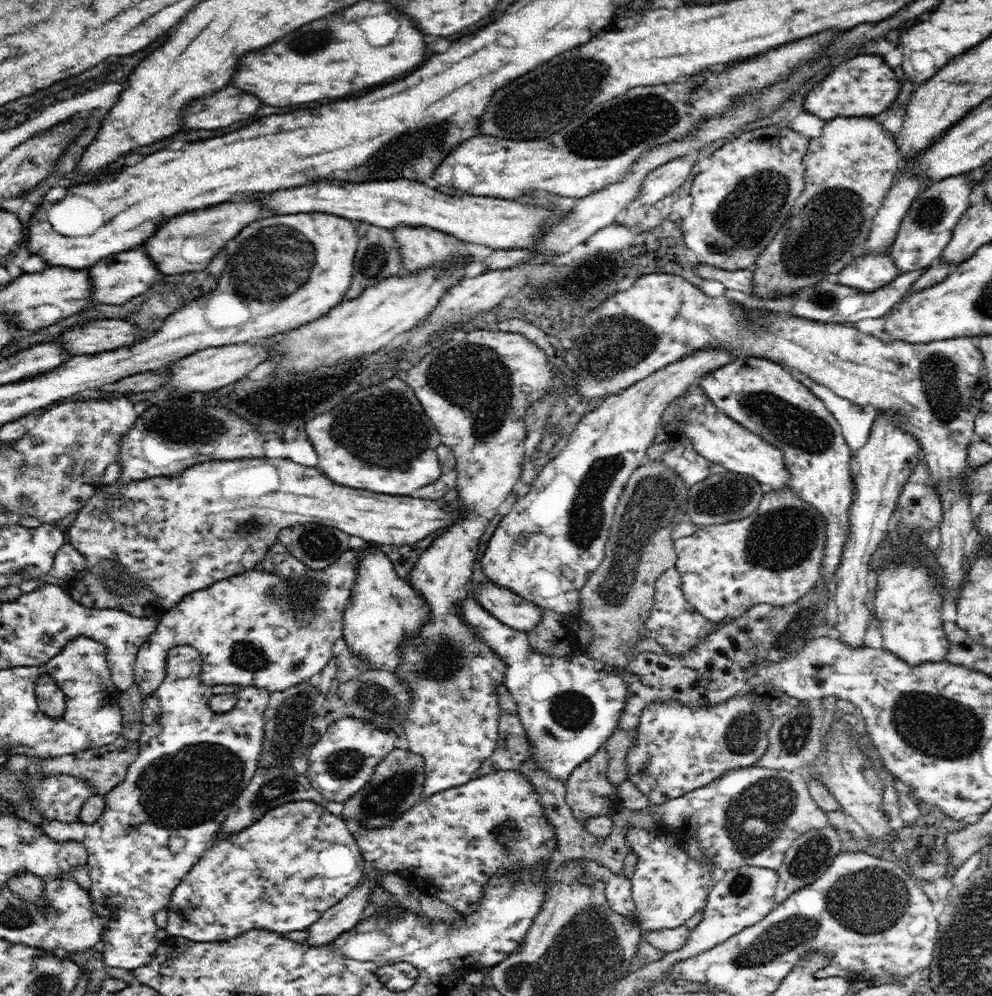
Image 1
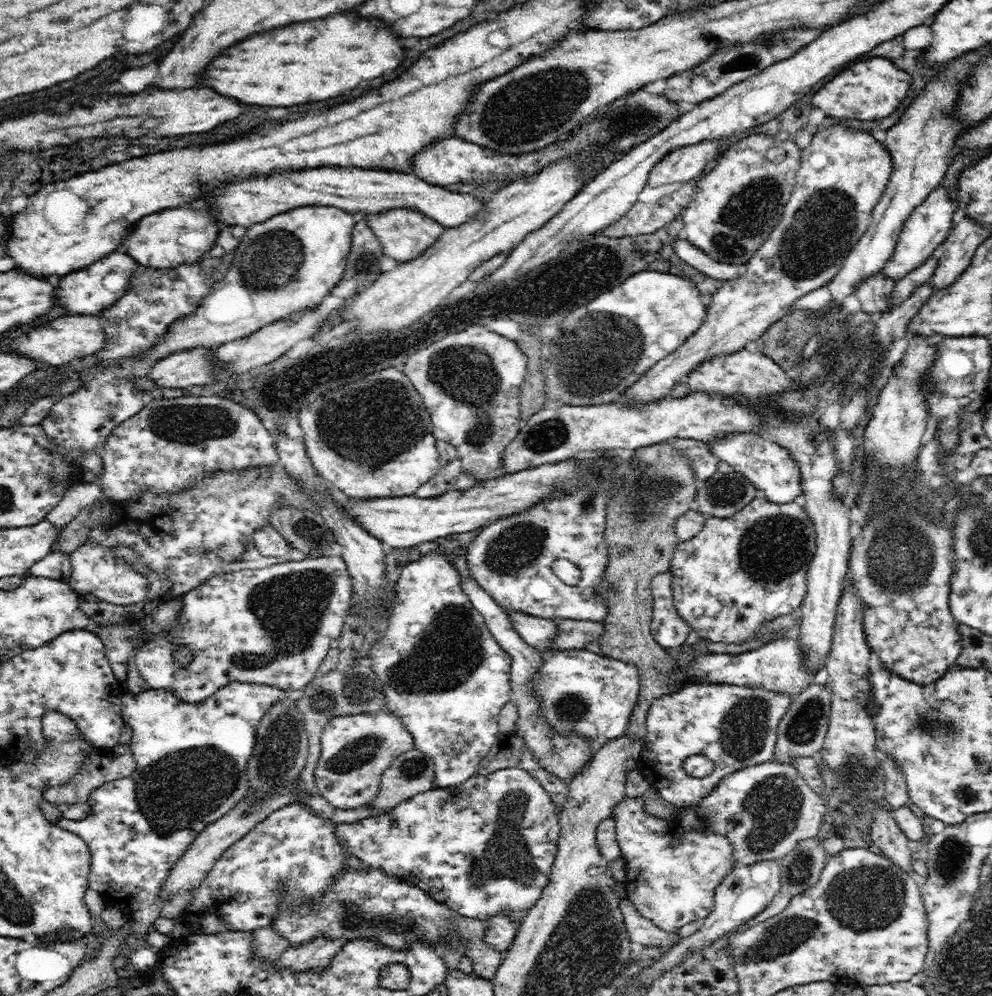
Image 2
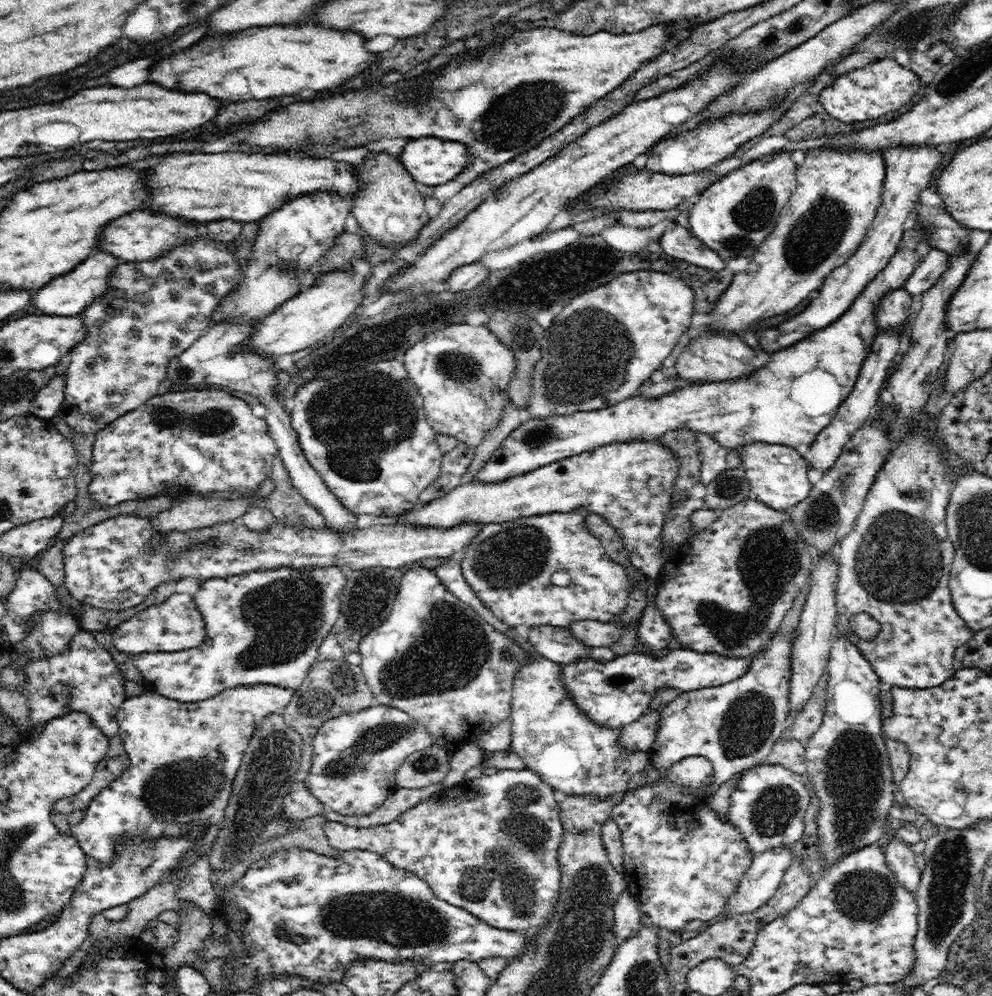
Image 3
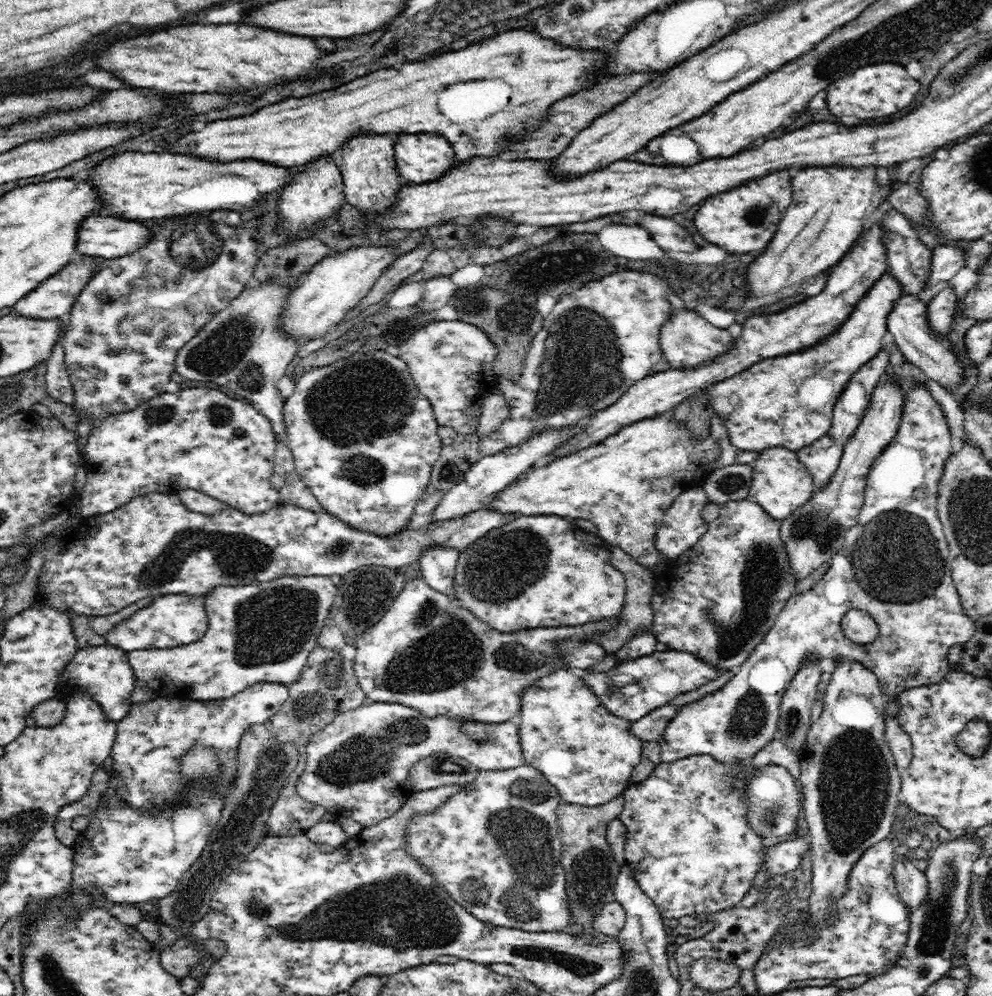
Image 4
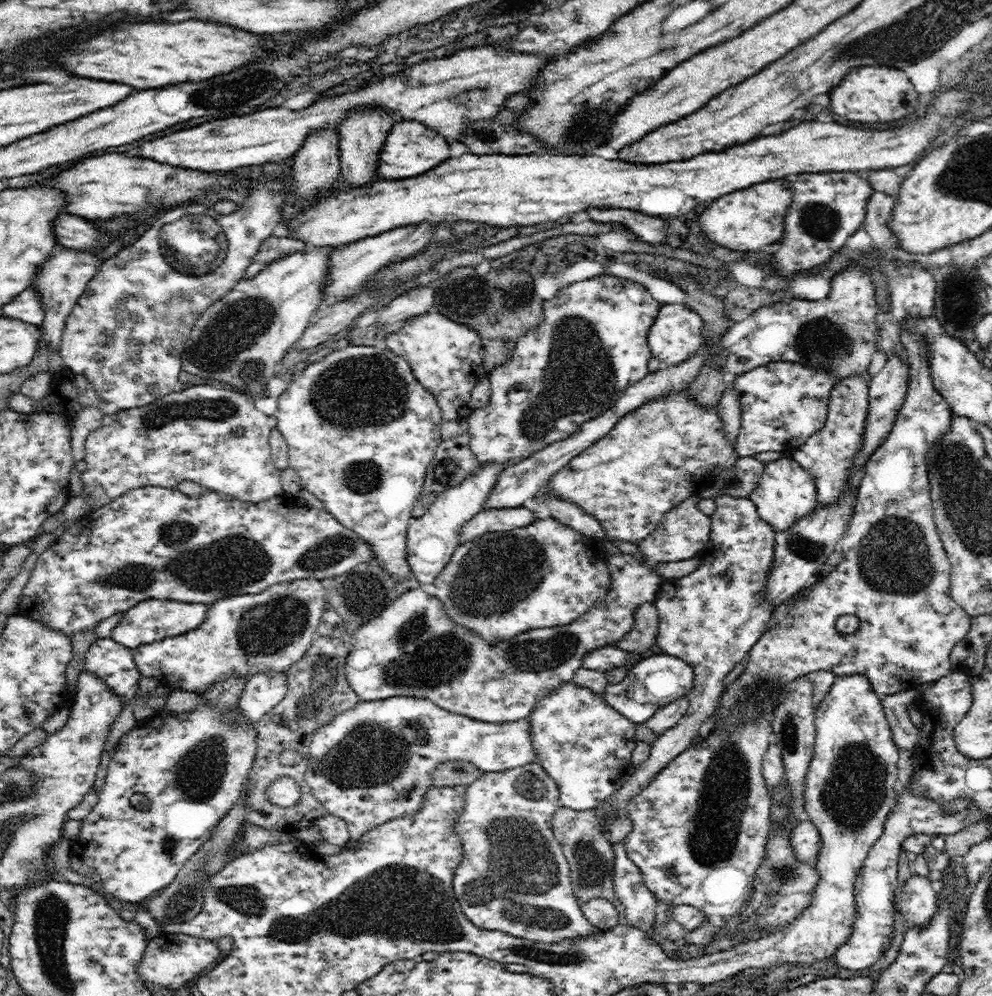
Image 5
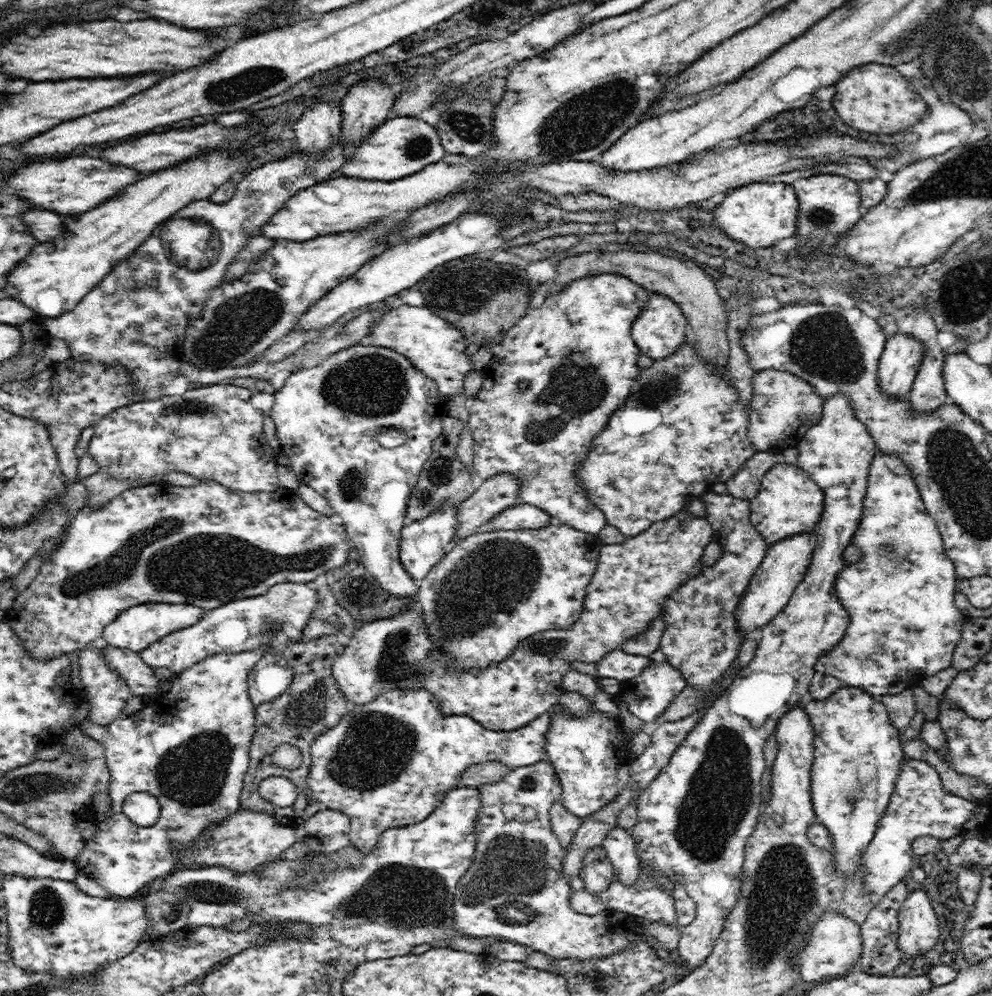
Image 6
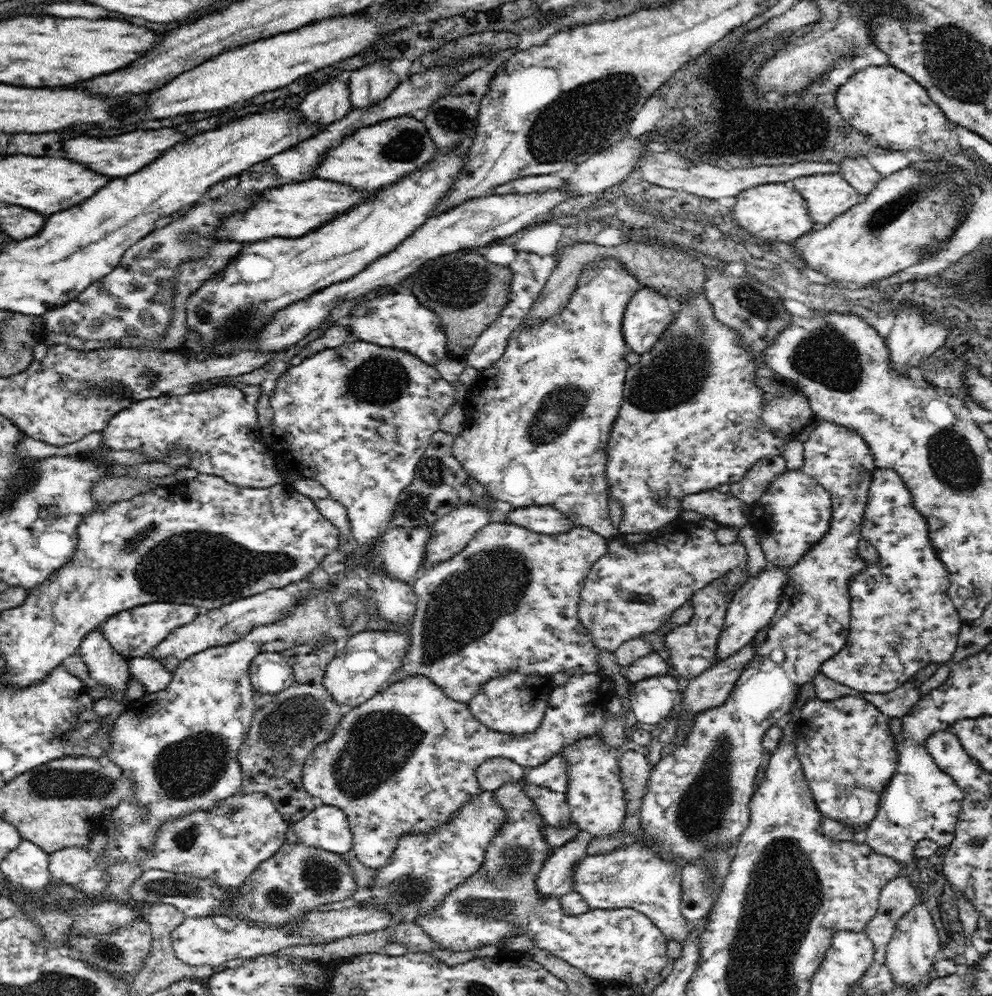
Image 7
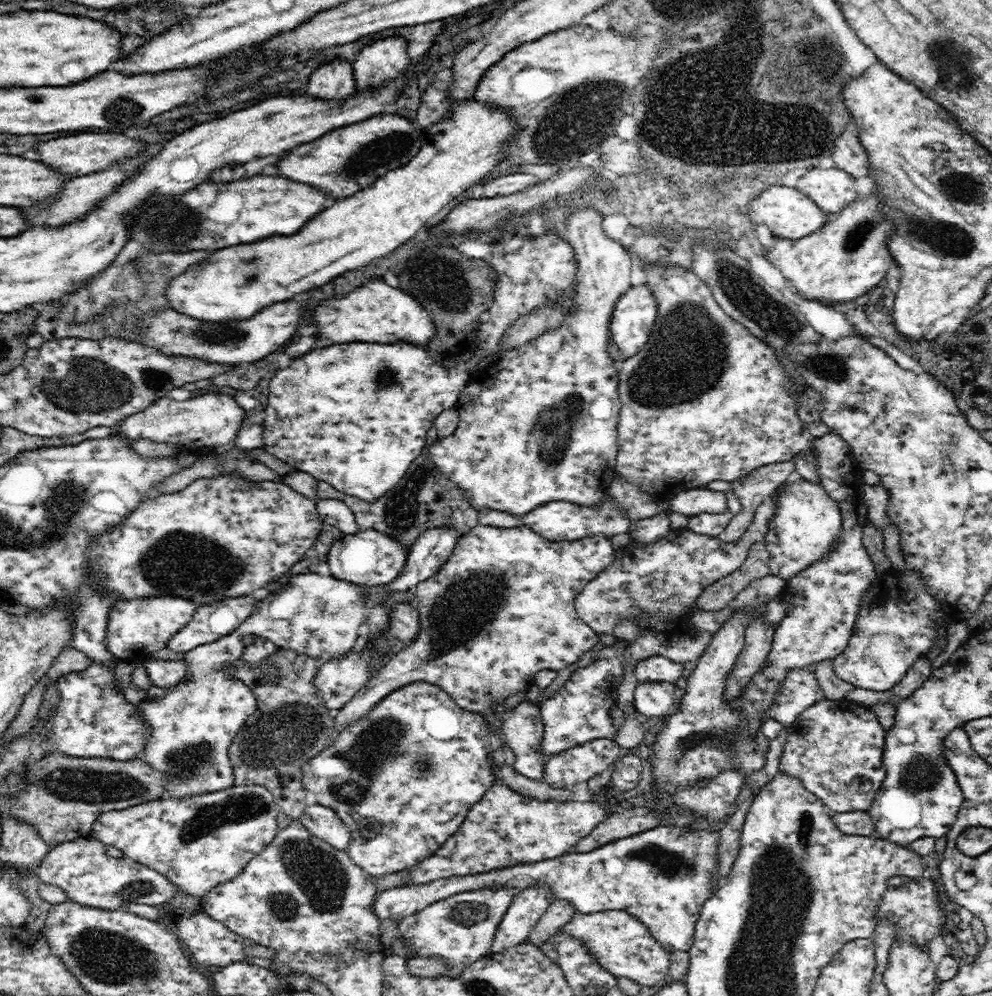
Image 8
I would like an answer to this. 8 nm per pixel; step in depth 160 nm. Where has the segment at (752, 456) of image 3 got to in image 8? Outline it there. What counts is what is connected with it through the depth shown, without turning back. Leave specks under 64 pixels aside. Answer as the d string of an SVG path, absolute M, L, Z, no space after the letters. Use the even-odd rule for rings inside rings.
M798 475L786 480L786 486L771 496L776 504L764 542L769 552L769 572L788 580L830 554L842 530L840 507L822 485Z

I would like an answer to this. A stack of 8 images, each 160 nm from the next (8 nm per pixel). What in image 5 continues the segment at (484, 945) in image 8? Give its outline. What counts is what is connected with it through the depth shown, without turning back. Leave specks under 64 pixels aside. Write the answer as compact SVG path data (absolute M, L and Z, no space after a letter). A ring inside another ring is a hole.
M537 758L530 764L525 764L521 767L510 768L510 770L500 772L482 773L472 784L467 786L467 791L464 795L464 806L455 818L457 820L455 822L455 833L458 835L462 845L462 858L458 863L457 869L454 869L453 889L463 913L475 924L477 929L498 930L517 938L526 938L527 940L544 942L545 944L560 944L562 940L582 940L582 938L598 934L602 930L602 928L590 925L590 922L584 917L570 880L568 861L565 859L561 844L554 836L553 816L560 806L558 785L542 768Z

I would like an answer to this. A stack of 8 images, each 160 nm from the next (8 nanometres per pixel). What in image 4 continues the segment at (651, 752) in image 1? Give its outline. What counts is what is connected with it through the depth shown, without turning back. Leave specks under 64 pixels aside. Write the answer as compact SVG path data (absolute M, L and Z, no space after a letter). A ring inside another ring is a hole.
M912 379L906 383L905 403L903 406L902 419L898 428L896 437L890 442L890 445L877 457L877 460L870 467L868 476L866 476L866 487L864 490L864 503L858 516L858 524L851 526L846 531L844 544L842 548L832 556L829 563L829 570L824 574L822 580L818 582L811 590L806 590L803 593L793 593L788 600L786 600L785 607L782 608L774 626L770 628L769 632L765 634L764 640L754 648L748 655L748 660L743 662L738 669L735 670L734 676L726 682L720 690L708 693L704 698L694 701L692 706L682 706L678 709L676 716L667 724L667 729L660 739L657 740L661 746L661 762L671 763L687 756L692 755L710 755L722 764L732 764L736 760L747 760L752 758L757 752L760 752L766 744L773 740L775 732L778 731L778 720L780 720L780 702L786 687L790 681L796 676L798 669L804 666L804 661L811 660L811 662L819 662L823 658L832 658L835 662L848 659L862 663L862 665L869 668L879 680L881 691L885 696L895 697L905 690L916 688L918 686L926 686L928 684L939 683L951 671L950 663L947 656L949 650L958 643L968 642L975 632L974 621L966 616L964 612L960 595L951 578L951 559L948 548L948 541L944 536L944 531L938 515L936 514L936 504L939 496L939 485L942 472L944 472L945 463L952 455L951 452L951 435L950 428L947 424L947 418L944 412L940 409L940 405L930 395L930 391L924 388L922 383ZM851 608L864 610L878 623L878 636L874 642L870 644L856 644L840 629L840 620Z

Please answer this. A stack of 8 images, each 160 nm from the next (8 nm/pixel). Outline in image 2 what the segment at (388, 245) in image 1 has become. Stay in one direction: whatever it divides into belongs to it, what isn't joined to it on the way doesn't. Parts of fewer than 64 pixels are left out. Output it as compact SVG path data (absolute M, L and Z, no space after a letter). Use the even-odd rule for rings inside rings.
M366 219L358 221L352 229L352 244L346 258L346 270L342 280L338 280L330 294L340 298L357 294L381 273L382 256L382 243L374 235Z

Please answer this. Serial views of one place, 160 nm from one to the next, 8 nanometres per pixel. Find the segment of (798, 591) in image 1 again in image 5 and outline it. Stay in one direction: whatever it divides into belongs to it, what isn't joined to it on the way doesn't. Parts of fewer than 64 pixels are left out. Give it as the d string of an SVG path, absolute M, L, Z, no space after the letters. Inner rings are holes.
M718 494L714 500L716 510L710 516L709 542L694 556L700 560L698 568L687 576L664 579L654 602L659 614L655 644L664 653L686 661L694 671L694 684L688 693L689 708L672 728L658 735L646 762L633 768L624 786L594 808L607 834L609 824L625 813L630 799L640 794L675 756L693 744L700 726L720 706L726 673L744 660L763 635L764 624L776 608L764 595L773 568L774 529L760 518L750 498Z

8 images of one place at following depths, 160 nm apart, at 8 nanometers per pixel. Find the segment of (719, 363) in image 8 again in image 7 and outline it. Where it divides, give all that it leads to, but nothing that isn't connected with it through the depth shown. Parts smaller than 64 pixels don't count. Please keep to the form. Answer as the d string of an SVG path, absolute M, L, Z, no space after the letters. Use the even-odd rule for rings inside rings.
M704 293L688 294L688 298L673 298L672 296L666 296L666 298L669 300L670 307L673 308L674 318L672 318L672 322L670 322L670 326L666 328L664 334L658 338L658 342L648 352L641 355L638 363L629 365L628 370L626 370L623 401L614 422L614 428L610 432L610 440L608 440L608 462L606 462L605 473L608 487L610 487L609 499L620 501L624 510L618 528L621 535L653 532L670 521L675 521L680 518L680 503L686 496L710 491L727 483L730 485L739 483L746 472L750 470L750 467L753 467L758 460L782 456L787 444L790 442L788 437L780 437L766 431L766 429L762 429L761 414L766 398L762 394L760 387L754 382L757 371L757 366L753 361L754 358L741 345L742 341L739 339L737 331L716 320L711 304Z

